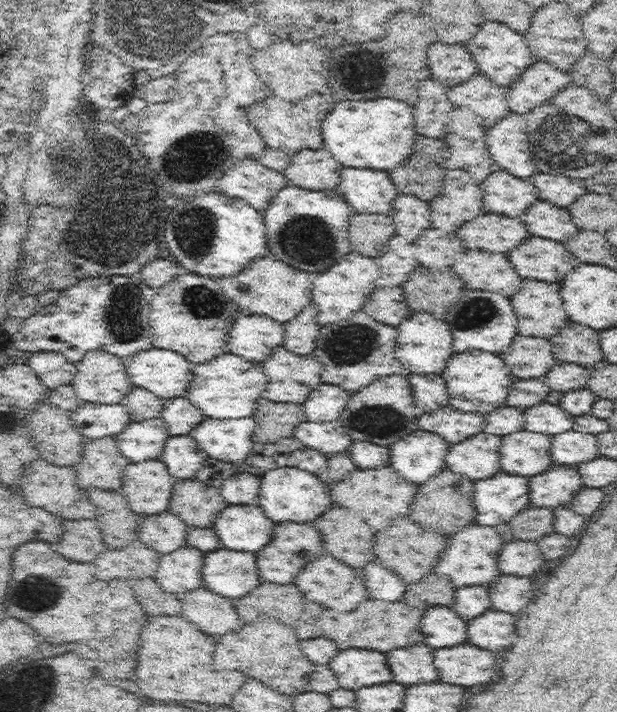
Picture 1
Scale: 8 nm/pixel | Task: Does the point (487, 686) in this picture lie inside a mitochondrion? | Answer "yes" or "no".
no

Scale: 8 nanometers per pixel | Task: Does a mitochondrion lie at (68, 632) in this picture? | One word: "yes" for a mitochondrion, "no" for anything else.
no

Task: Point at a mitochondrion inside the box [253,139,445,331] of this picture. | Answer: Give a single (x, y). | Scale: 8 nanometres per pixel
(307, 239)

